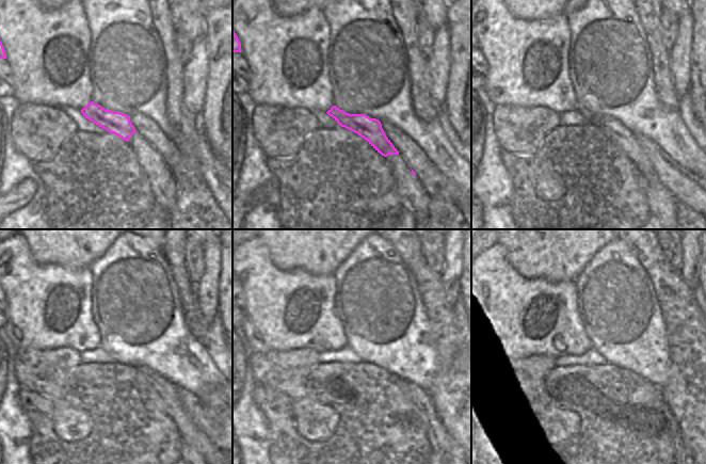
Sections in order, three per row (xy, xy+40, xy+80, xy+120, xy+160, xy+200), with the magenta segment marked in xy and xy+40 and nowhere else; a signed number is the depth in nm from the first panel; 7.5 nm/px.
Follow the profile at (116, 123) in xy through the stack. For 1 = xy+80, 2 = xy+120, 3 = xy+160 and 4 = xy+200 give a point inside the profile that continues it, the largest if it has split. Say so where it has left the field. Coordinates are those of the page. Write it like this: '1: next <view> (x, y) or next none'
1: next xy+80 (616, 132)
2: next xy+120 (167, 392)
3: next xy+160 (443, 446)
4: next xy+200 (679, 446)

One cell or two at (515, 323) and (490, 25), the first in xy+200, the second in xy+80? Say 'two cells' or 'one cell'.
one cell

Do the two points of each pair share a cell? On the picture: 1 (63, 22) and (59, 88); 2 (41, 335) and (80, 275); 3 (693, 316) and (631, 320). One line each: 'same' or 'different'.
1: same
2: same
3: different

